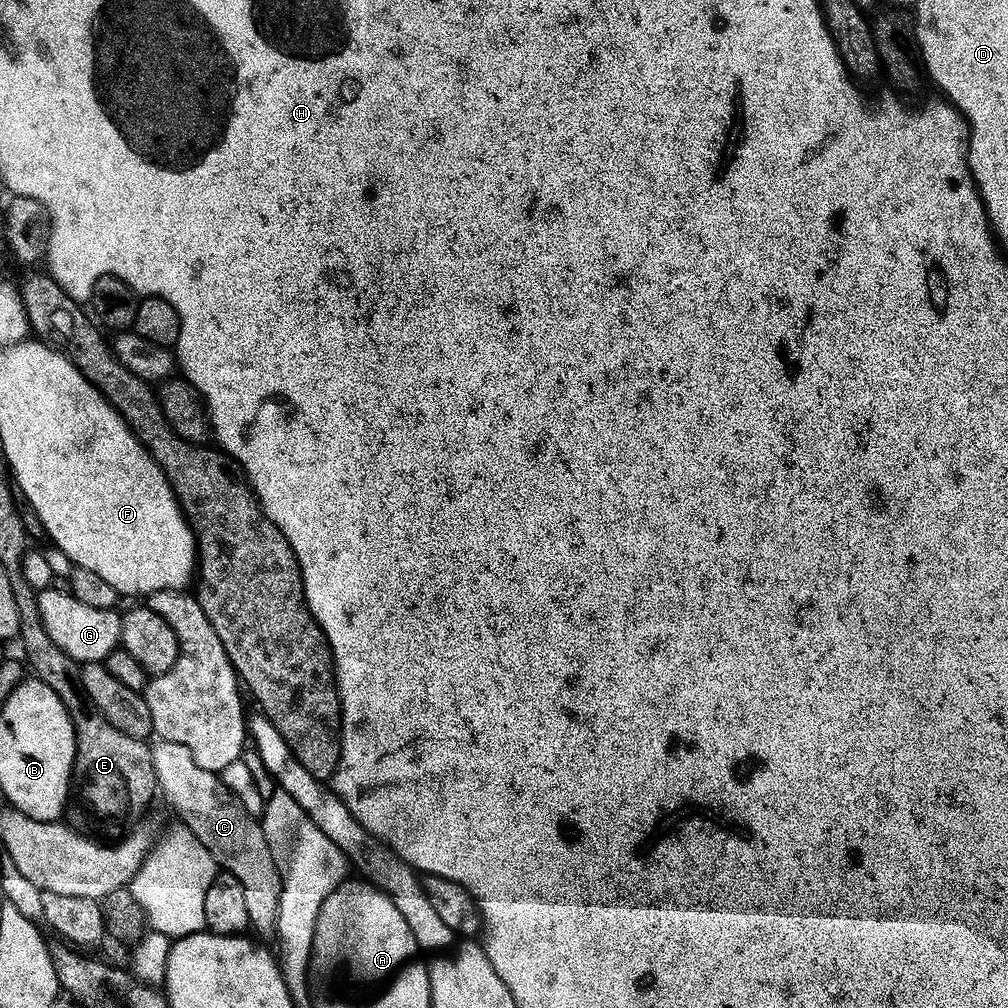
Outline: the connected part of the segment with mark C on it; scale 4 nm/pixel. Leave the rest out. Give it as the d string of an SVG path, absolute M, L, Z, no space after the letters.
M157 739L155 743L151 745L152 765L159 795L164 795L165 802L184 819L181 820L183 827L194 833L217 865L238 878L244 893L248 895L248 907L254 913L255 927L257 924L262 935L271 937L276 918L275 907L280 903L280 885L276 863L264 837L263 823L246 811L244 803L225 786L217 773L202 770L186 746L162 739Z

